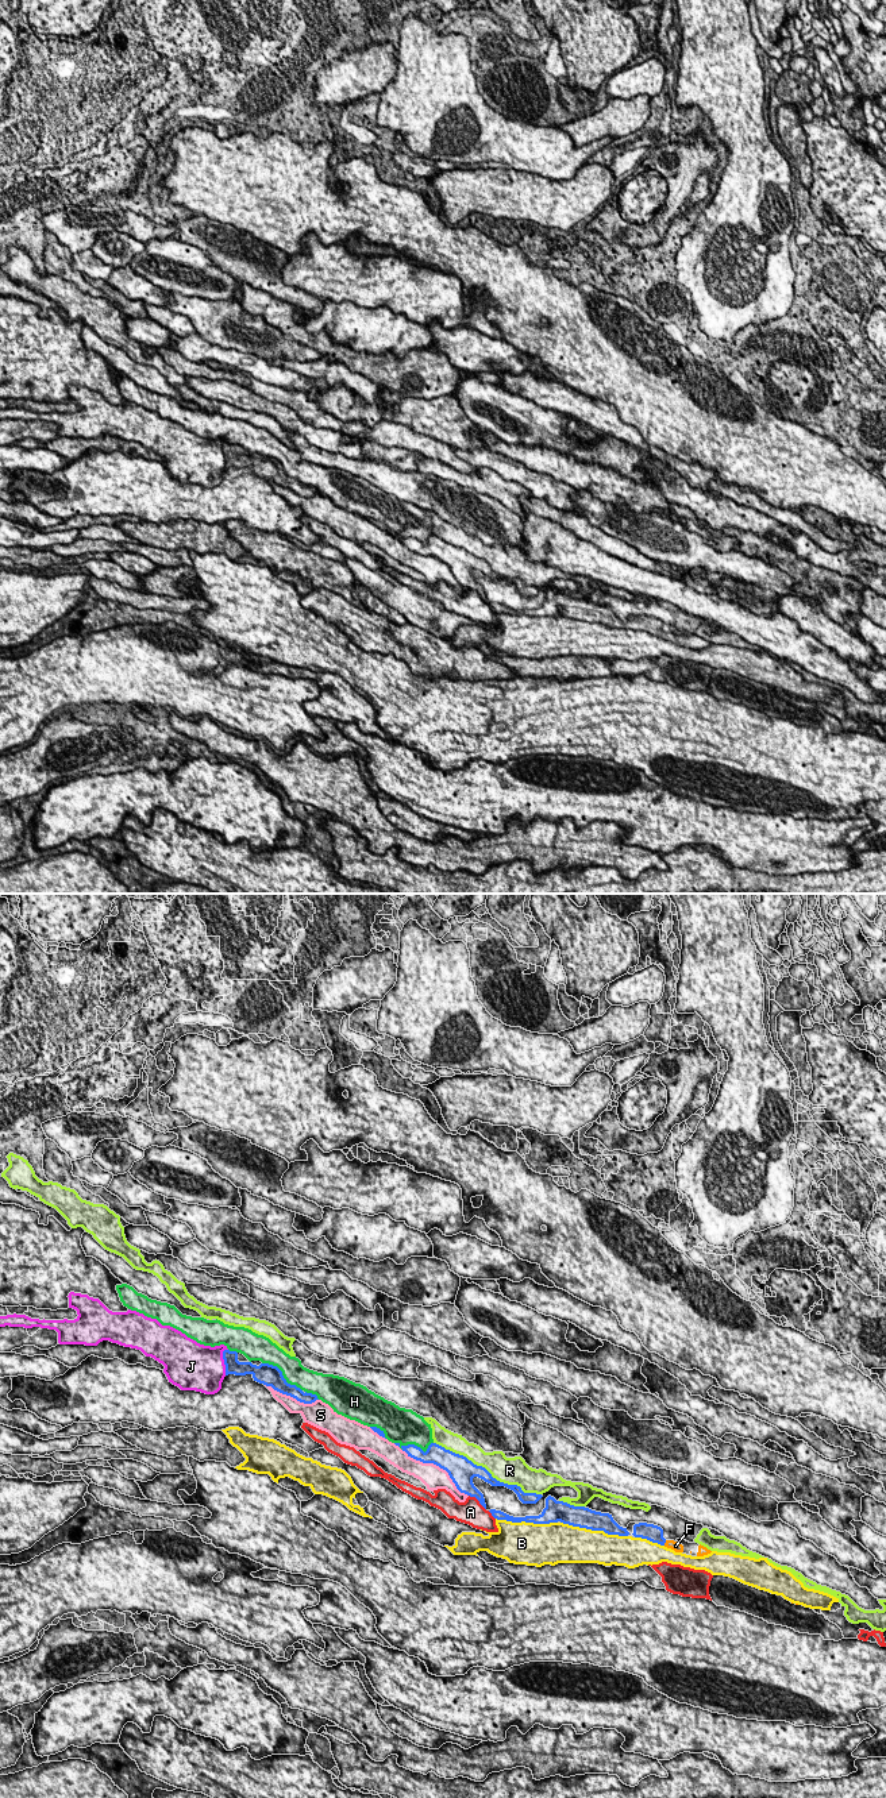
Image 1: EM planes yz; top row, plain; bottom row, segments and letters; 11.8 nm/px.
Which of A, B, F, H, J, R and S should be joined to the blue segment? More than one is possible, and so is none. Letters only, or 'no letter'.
F

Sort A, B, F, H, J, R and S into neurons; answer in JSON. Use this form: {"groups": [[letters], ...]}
{"groups": [["A"], ["B"], ["F"], ["H"], ["J"], ["R"], ["S"]]}

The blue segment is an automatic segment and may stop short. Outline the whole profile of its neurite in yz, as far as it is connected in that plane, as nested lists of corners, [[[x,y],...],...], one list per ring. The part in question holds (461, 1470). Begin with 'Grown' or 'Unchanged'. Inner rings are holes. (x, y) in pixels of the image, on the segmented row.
Unchanged. [[[431,1443],[425,1452],[415,1444],[401,1446],[401,1448],[408,1454],[408,1456],[416,1461],[423,1463],[434,1463],[446,1470],[457,1489],[461,1493],[475,1497],[485,1509],[485,1498],[484,1494],[474,1486],[474,1477],[484,1479],[492,1486],[505,1486],[513,1490],[523,1504],[536,1504],[543,1497],[542,1494],[536,1493],[524,1493],[517,1485],[508,1485],[497,1481],[485,1467],[477,1466],[466,1456],[446,1450],[436,1443]]]

